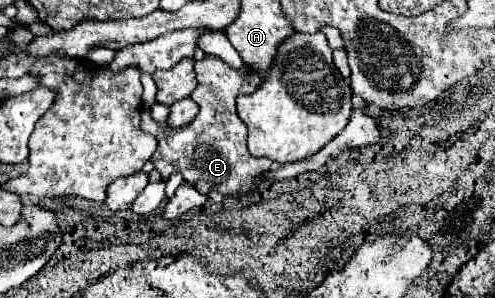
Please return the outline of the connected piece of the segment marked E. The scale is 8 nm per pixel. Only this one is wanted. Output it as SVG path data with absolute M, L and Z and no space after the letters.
M205 57L203 61L195 61L195 71L199 85L191 93L191 97L195 103L201 105L201 111L191 121L191 125L171 129L163 127L163 123L153 121L149 109L141 113L141 129L145 133L155 135L159 143L151 161L155 169L163 175L163 179L169 179L171 173L179 171L187 183L195 185L205 195L209 191L219 191L223 195L247 193L255 187L255 179L271 169L271 159L253 157L249 153L247 127L237 117L235 99L239 91L241 95L253 93L261 83L261 75L251 67L231 69L227 63L215 57Z

